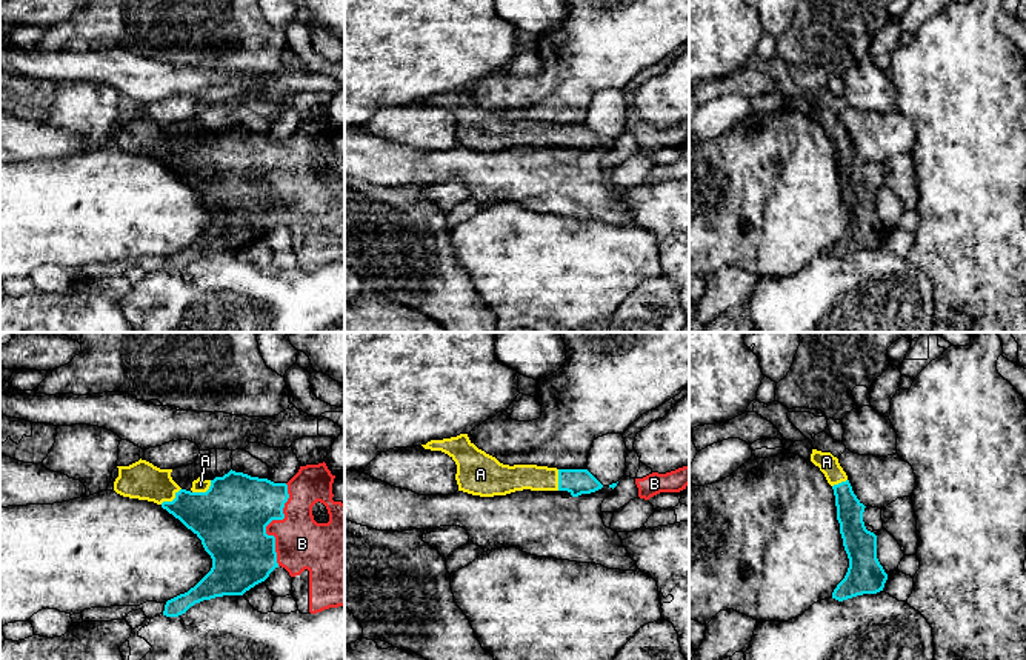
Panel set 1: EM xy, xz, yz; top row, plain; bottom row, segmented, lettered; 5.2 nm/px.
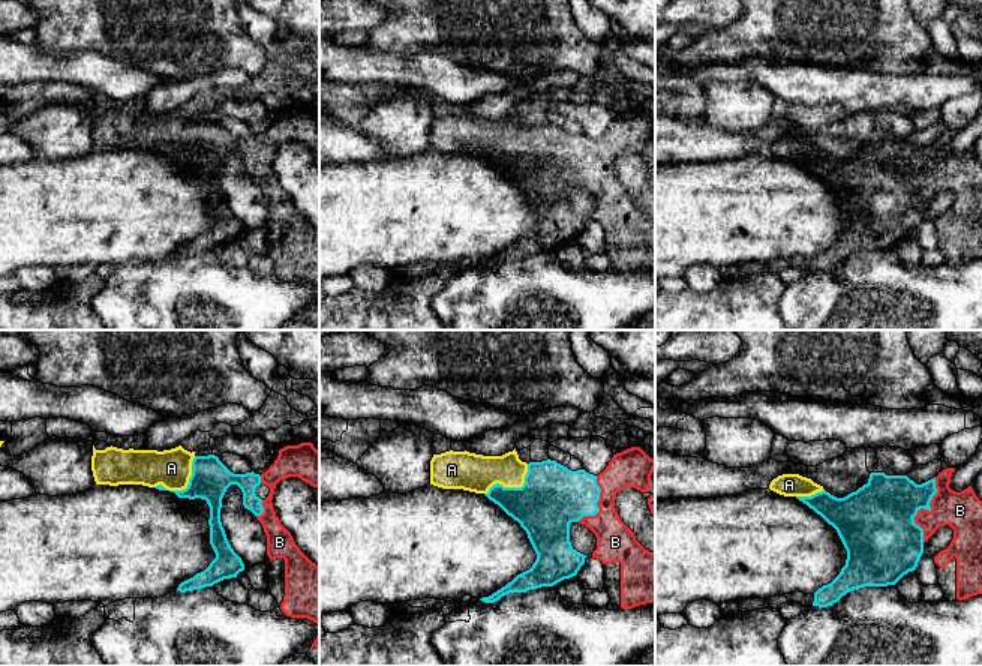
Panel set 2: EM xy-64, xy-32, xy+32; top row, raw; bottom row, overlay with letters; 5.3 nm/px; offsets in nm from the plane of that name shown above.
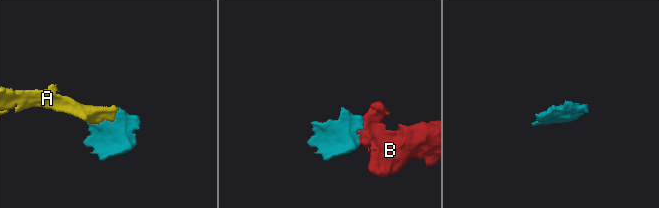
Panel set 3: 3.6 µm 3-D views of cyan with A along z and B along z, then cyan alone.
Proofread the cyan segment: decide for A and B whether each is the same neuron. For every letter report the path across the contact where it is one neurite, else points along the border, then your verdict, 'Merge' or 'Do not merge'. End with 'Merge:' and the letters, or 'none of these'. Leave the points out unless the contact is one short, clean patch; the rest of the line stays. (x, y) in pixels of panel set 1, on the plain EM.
A: Merge
B: Path across: xy (231, 173), (271, 176), (285, 190), (302, 199). Merge
Merge: A, B

